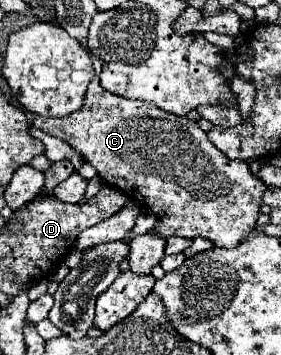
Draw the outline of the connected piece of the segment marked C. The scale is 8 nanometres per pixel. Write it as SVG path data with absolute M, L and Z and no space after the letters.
M95 77L87 87L81 111L75 111L73 115L61 119L35 117L33 125L57 139L67 141L75 151L81 153L87 163L97 169L97 175L107 185L123 189L125 195L139 203L145 211L155 213L159 217L159 225L153 229L153 233L159 233L165 239L171 235L189 239L199 235L211 239L215 247L235 247L255 227L265 185L251 175L245 161L231 161L221 151L217 151L197 121L191 121L185 115L171 115L153 103L111 95L99 85L99 77Z

